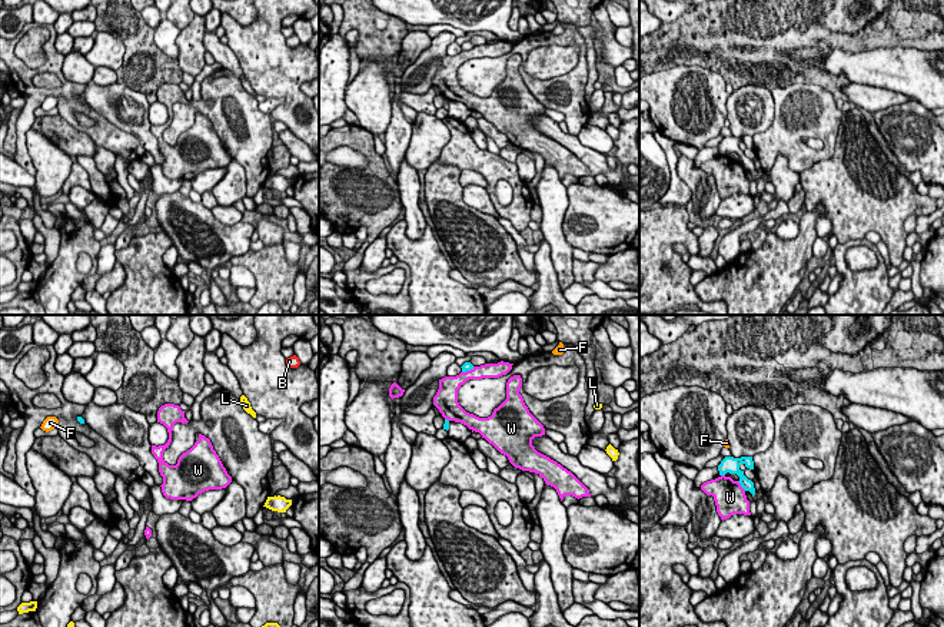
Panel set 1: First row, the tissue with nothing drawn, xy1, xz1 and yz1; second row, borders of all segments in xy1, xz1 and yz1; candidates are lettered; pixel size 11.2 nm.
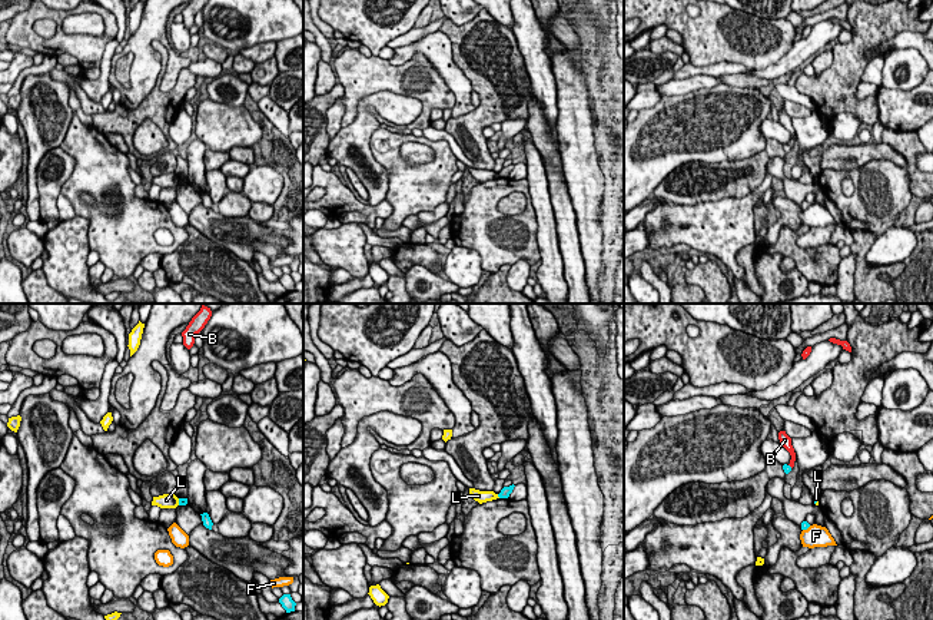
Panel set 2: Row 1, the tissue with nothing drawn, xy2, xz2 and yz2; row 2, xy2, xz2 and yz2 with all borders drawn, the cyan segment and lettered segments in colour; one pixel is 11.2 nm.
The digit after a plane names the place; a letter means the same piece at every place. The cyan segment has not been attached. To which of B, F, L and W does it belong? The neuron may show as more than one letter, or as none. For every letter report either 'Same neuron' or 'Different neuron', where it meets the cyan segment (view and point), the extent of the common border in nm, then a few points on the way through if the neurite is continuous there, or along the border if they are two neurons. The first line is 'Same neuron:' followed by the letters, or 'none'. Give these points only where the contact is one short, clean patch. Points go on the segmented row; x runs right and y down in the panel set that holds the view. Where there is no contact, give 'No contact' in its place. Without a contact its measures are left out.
Same neuron: none
B: Different neuron. No contact
F: Different neuron. Touches cyan at yz2 (806, 529). Shared border 110 nm. Boundary: yz2 (810, 526), (803, 530)
L: Different neuron. Touches cyan at xz2 (498, 496). Shared border 60 nm. Boundary: xz2 (497, 494), (500, 497)
W: Different neuron. Touches cyan at yz1 (741, 485). Shared border 150 nm

